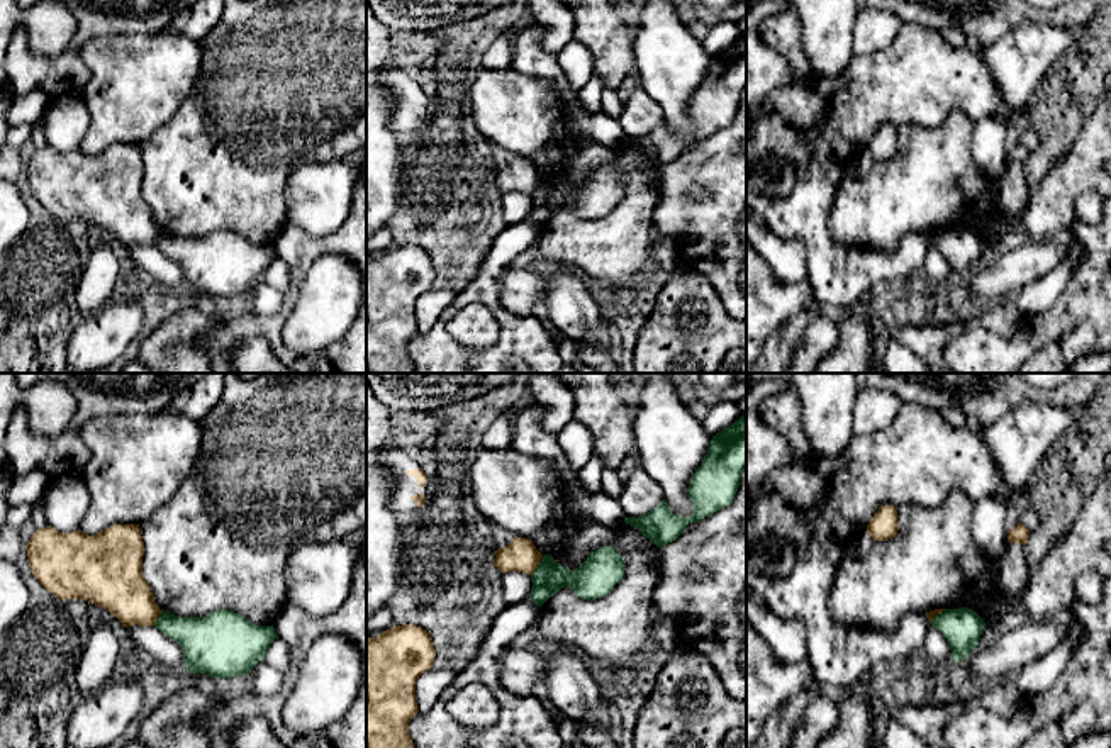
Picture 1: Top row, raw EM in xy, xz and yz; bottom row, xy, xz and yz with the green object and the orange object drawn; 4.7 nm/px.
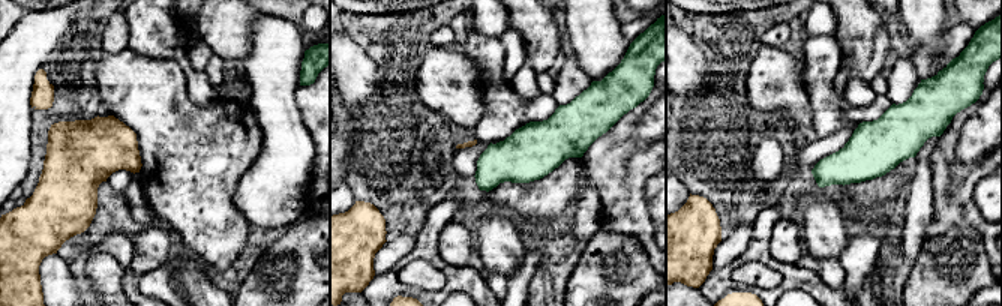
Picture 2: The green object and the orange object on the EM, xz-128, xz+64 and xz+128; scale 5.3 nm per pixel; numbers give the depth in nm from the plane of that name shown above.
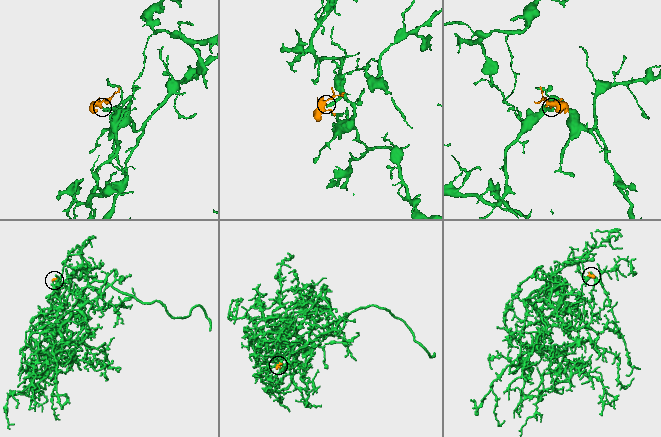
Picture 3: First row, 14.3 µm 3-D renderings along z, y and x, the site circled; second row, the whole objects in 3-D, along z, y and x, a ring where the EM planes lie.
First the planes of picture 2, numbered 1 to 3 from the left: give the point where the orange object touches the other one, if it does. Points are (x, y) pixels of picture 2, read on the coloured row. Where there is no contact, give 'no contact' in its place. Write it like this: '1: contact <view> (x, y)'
1: no contact
2: no contact
3: no contact

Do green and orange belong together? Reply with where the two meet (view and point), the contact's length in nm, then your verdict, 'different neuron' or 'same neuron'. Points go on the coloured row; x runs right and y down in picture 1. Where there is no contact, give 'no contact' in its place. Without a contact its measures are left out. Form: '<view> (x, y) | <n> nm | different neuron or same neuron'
xz (538, 567) | 110 nm | different neuron

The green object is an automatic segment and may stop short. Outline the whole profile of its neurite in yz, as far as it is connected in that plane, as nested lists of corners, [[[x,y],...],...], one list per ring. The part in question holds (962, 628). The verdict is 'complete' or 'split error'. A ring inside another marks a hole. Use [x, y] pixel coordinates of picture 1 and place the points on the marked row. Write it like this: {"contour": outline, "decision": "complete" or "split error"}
{"contour": [[[962,607],[936,614],[931,626],[946,638],[953,660],[962,661],[979,645],[985,622],[972,609]]], "decision": "complete"}

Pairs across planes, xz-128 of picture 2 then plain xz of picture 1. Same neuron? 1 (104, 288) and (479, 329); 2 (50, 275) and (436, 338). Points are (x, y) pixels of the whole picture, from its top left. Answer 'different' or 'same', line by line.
1: same
2: different

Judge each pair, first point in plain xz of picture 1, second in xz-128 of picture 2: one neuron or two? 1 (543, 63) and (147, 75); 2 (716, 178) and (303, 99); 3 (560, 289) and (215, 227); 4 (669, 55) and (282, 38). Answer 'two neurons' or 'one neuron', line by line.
1: two neurons
2: one neuron
3: two neurons
4: one neuron

